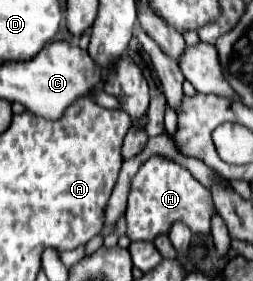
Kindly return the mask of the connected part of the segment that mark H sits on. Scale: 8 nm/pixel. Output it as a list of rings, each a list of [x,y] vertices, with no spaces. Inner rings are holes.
[[[150,157],[142,169],[132,179],[132,189],[128,195],[128,237],[132,241],[154,241],[156,235],[168,233],[174,221],[186,223],[194,237],[206,239],[210,235],[210,217],[214,213],[212,195],[206,187],[202,187],[188,169],[170,159]]]

